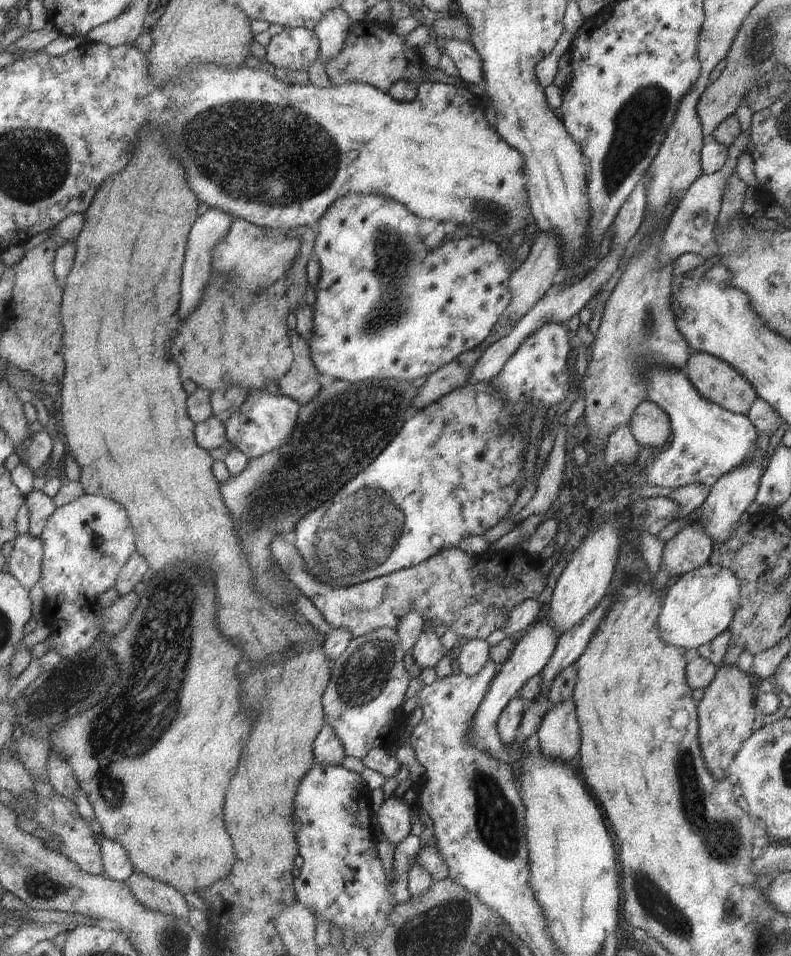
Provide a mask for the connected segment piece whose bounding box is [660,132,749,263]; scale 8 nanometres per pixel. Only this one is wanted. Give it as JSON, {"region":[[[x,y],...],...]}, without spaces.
{"region":[[[748,132],[741,134],[736,138],[733,144],[726,148],[726,161],[721,169],[708,175],[699,175],[694,185],[687,191],[685,197],[682,198],[676,211],[672,214],[672,218],[665,230],[662,242],[662,252],[660,253],[660,261],[662,263],[670,263],[679,256],[683,256],[685,252],[693,252],[699,254],[707,262],[717,258],[720,246],[716,243],[714,236],[715,221],[717,213],[720,209],[720,200],[729,180],[729,176],[734,172],[735,163],[739,154],[744,150],[748,151]]]}

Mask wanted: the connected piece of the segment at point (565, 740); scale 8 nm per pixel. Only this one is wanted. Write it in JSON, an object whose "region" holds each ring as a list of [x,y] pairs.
{"region":[[[574,700],[551,705],[537,734],[539,752],[546,757],[563,761],[579,756],[581,730]]]}

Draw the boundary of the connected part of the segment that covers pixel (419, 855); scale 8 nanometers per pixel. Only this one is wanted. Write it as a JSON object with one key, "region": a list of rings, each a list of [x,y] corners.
{"region":[[[434,833],[432,838],[427,839],[425,843],[420,846],[407,871],[408,876],[411,866],[420,867],[424,871],[427,871],[427,874],[431,875],[434,883],[442,883],[447,879],[451,879],[450,866],[447,864],[443,853],[438,847]]]}

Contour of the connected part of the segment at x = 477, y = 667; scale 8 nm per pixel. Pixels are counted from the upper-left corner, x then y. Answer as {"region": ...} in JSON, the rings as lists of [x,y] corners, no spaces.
{"region":[[[483,639],[459,641],[456,646],[456,659],[461,672],[467,676],[479,674],[491,660],[491,647]]]}

